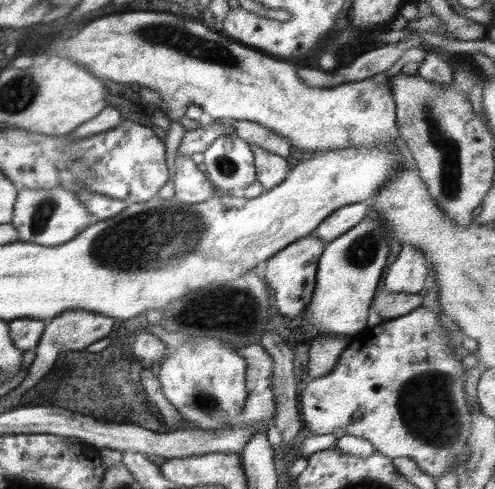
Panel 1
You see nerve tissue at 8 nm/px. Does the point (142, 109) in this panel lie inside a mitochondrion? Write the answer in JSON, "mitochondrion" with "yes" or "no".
{"mitochondrion":"no"}

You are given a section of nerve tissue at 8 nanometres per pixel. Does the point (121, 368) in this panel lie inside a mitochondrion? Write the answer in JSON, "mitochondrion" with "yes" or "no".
{"mitochondrion":"no"}

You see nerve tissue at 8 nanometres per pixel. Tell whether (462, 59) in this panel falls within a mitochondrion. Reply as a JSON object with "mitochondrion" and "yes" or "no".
{"mitochondrion":"no"}

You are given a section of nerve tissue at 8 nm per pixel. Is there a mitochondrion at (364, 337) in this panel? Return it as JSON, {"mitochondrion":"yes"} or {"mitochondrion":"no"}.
{"mitochondrion":"no"}

